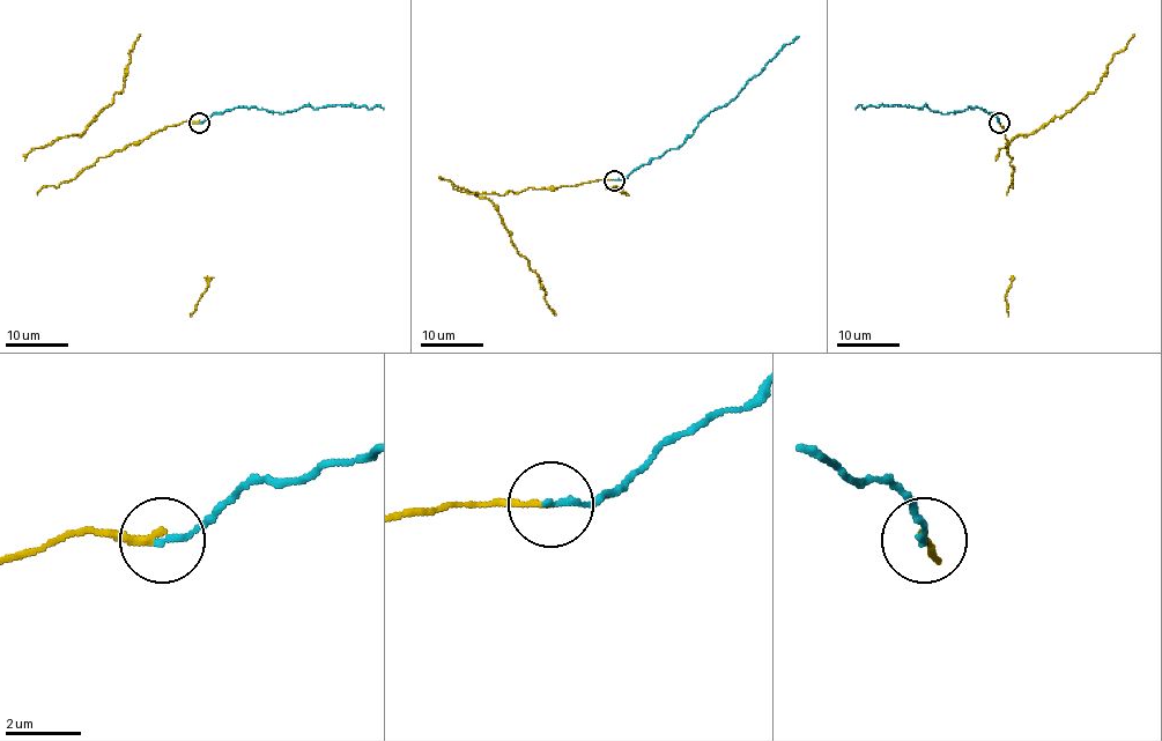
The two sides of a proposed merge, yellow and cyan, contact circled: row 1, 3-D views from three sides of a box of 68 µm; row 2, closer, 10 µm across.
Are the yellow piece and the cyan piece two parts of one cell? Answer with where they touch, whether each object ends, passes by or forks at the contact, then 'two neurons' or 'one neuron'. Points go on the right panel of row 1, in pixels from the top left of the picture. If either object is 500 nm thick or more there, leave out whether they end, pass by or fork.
(999, 123) | yellow ends | cyan ends | one neuron

